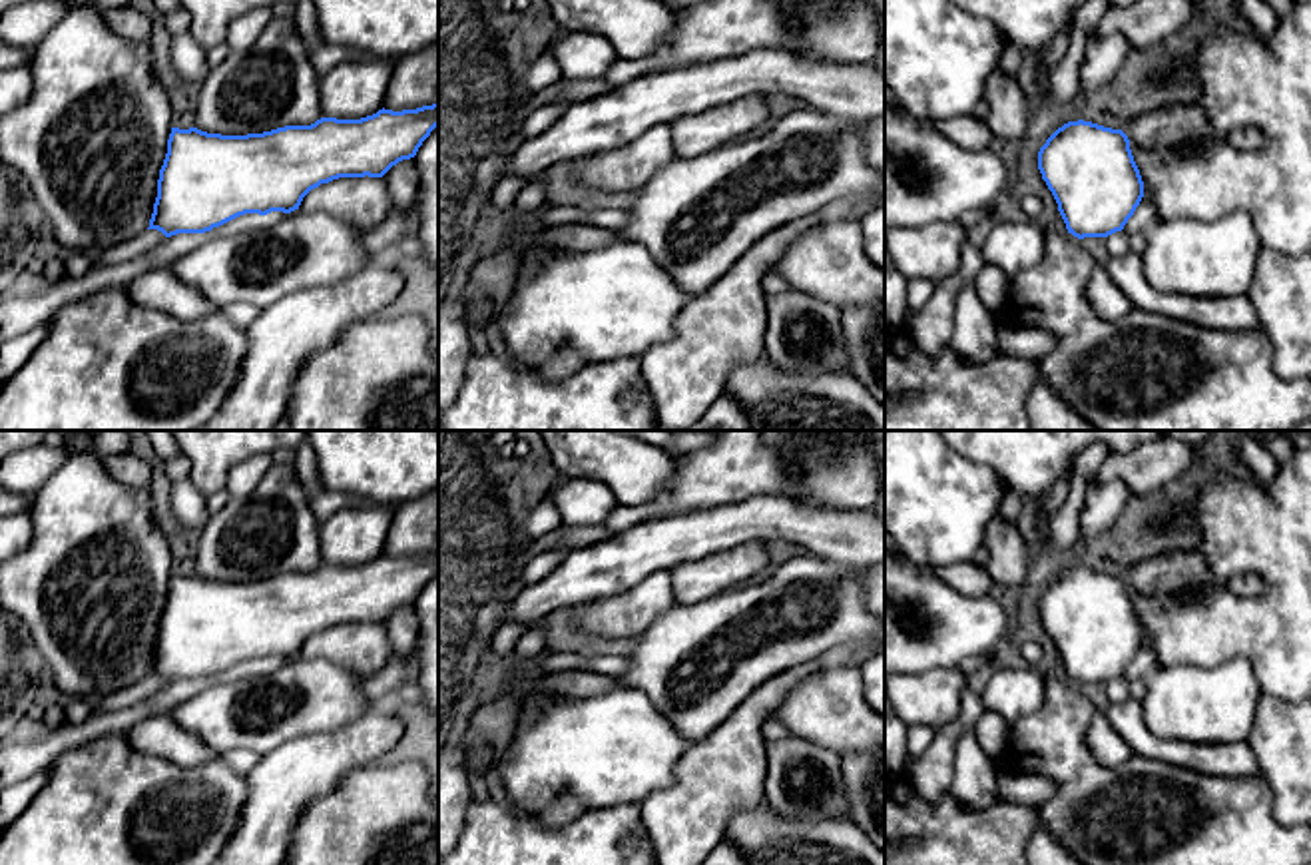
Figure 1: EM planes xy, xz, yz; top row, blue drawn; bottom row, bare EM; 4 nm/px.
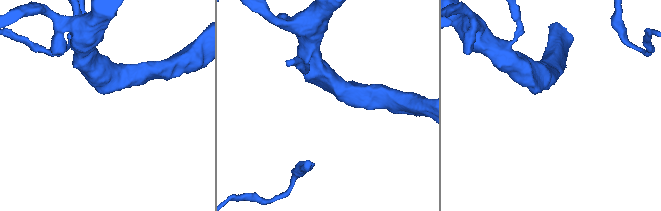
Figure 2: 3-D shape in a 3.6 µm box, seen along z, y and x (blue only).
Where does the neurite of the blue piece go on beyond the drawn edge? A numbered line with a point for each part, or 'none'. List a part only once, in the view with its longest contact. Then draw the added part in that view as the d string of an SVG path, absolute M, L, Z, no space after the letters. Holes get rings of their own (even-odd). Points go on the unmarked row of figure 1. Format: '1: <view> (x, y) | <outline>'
none

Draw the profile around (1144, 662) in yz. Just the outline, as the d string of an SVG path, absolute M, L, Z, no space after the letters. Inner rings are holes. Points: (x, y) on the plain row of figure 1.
M1146 642L1136 654L1134 662L1124 672L1128 682L1146 680L1154 670L1158 670L1156 654Z

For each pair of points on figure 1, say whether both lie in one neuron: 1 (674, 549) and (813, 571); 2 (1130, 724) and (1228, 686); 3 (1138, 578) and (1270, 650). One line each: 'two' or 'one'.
1: two
2: two
3: two

